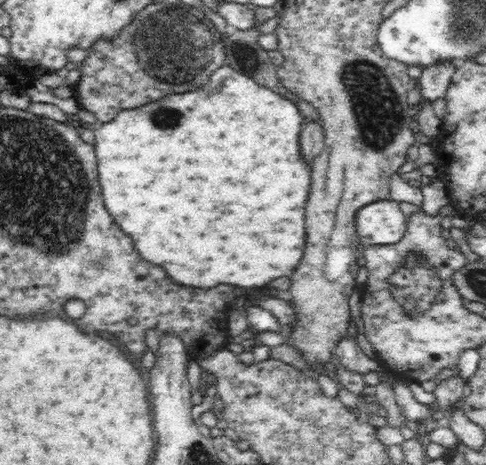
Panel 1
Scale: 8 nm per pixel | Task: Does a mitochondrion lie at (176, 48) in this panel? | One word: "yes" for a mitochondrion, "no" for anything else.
yes

